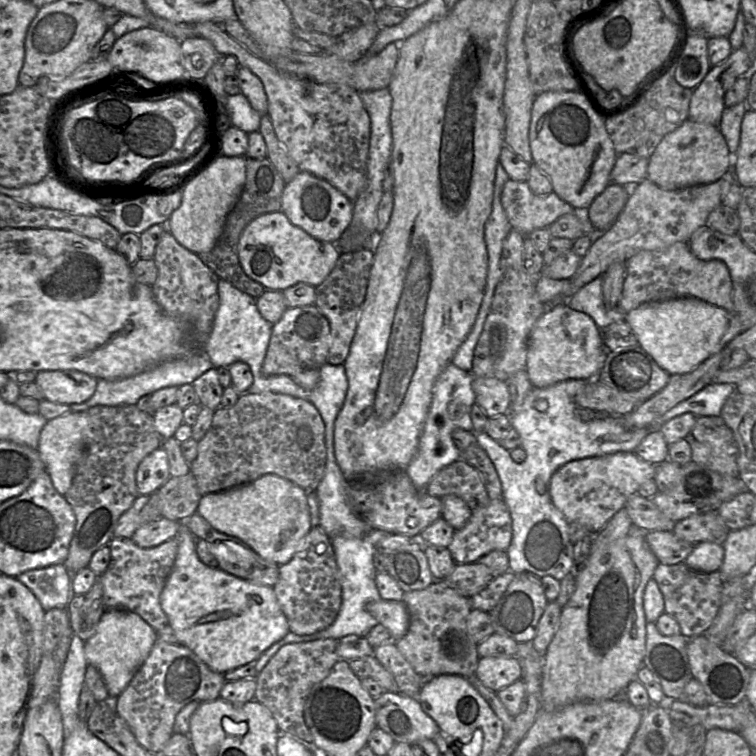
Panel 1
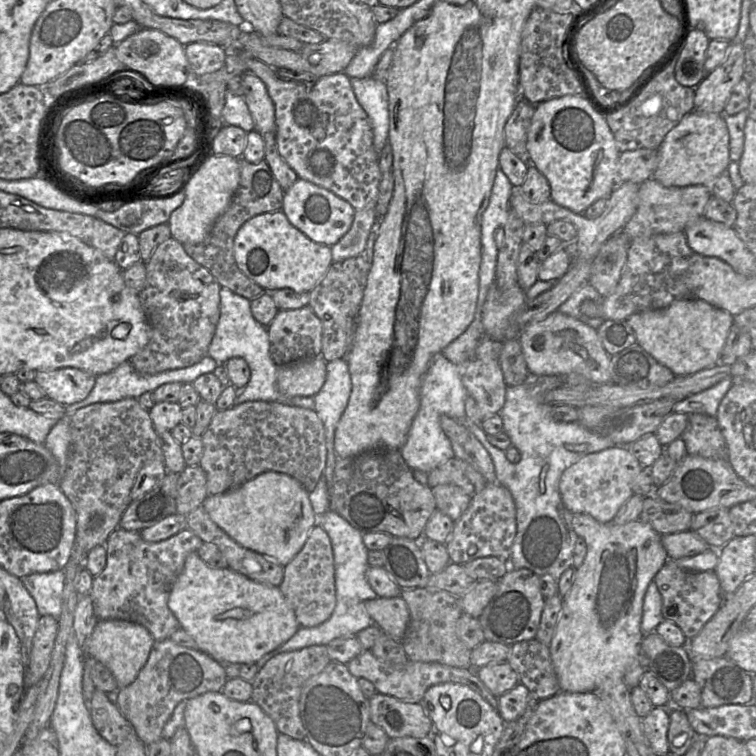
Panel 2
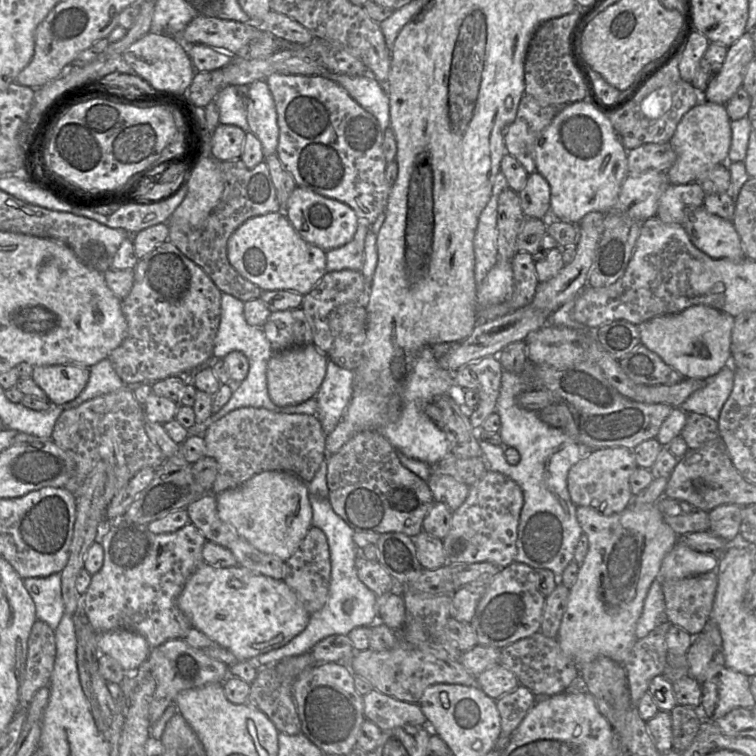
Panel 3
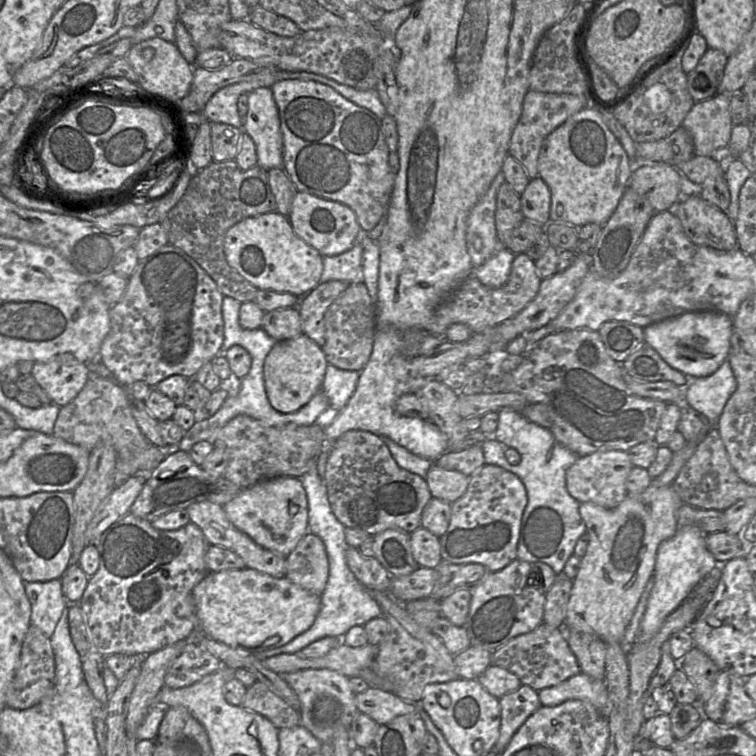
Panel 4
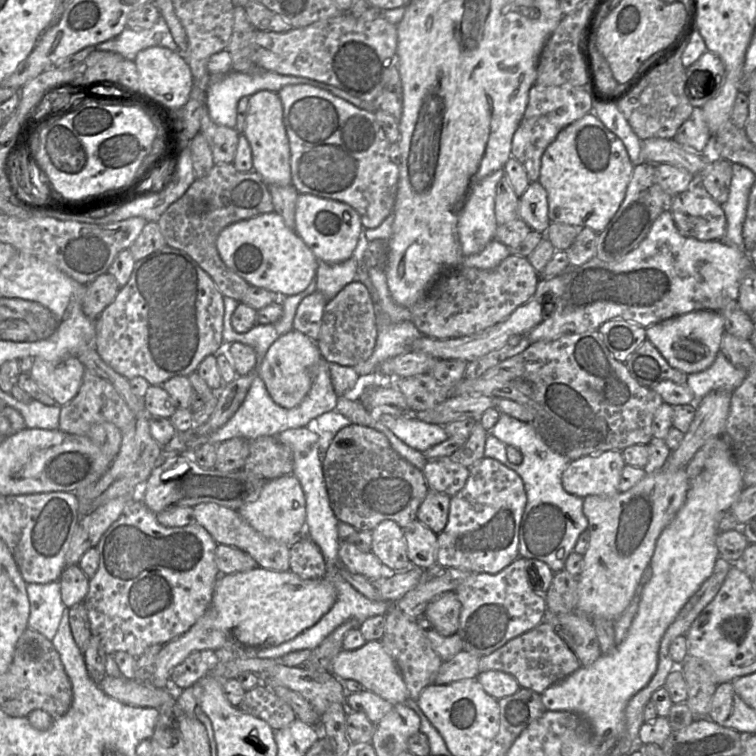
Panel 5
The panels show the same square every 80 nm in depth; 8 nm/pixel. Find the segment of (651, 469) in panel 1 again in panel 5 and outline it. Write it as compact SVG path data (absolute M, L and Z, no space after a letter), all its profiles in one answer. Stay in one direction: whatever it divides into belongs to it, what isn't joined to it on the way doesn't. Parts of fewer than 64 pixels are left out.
M605 451L571 461L562 473L562 486L572 495L612 497L619 493L625 466L621 451Z

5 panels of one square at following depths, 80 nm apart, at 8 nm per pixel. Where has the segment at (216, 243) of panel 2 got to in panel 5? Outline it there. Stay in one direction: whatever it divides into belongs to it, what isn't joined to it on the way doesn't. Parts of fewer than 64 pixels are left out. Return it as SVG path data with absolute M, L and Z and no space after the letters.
M233 163L215 164L206 176L194 180L187 191L165 210L157 224L166 245L187 253L212 278L223 296L240 302L250 284L222 261L216 247L218 235L228 225L272 211L274 206L269 185L255 170L240 172Z

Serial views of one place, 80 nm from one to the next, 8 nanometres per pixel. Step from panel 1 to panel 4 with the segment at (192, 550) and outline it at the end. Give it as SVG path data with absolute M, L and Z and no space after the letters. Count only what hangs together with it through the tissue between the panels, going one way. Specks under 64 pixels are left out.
M230 569L208 572L193 588L198 627L204 635L224 643L238 652L256 654L279 648L307 631L315 621L321 605L321 597L292 583L286 577L275 578L255 569Z

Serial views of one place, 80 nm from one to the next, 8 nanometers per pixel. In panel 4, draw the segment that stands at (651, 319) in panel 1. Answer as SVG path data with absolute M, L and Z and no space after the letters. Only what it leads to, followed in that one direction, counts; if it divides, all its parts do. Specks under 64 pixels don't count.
M689 311L643 328L647 343L672 368L690 380L713 374L728 359L733 318L719 311Z

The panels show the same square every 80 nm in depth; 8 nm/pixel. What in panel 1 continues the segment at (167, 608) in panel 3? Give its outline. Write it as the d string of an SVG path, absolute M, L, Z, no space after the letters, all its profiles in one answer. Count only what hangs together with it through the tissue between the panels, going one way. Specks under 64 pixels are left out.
M112 538L108 544L111 559L106 571L98 577L103 587L103 604L106 610L121 609L138 614L156 632L169 625L160 604L160 595L173 569L178 551L177 538L159 546L141 548L131 538Z

